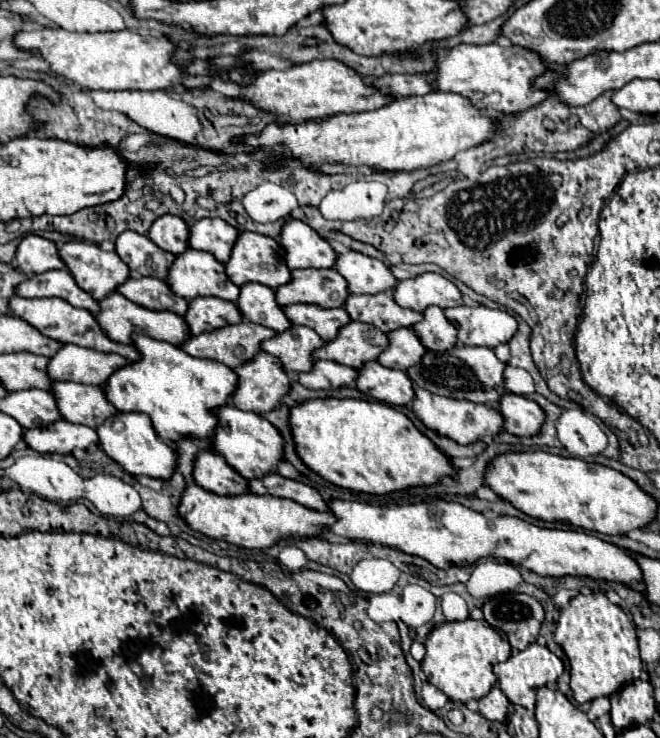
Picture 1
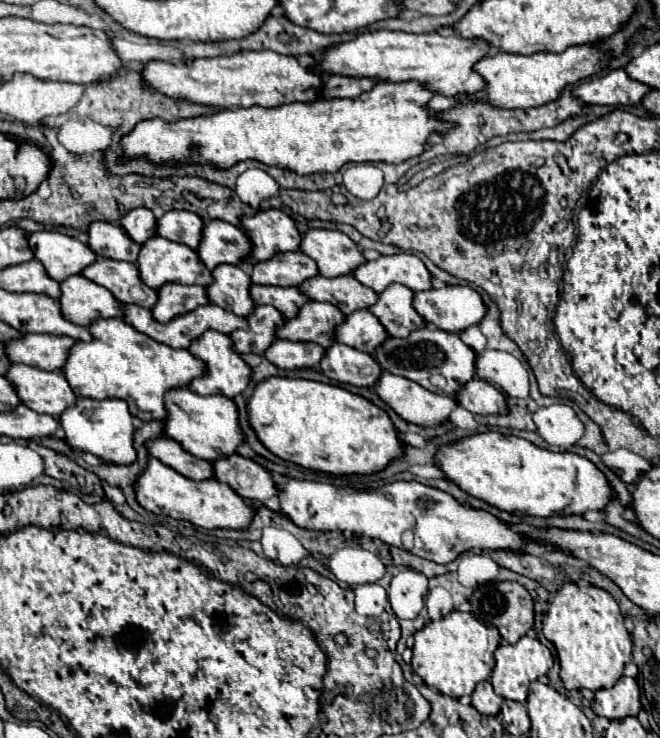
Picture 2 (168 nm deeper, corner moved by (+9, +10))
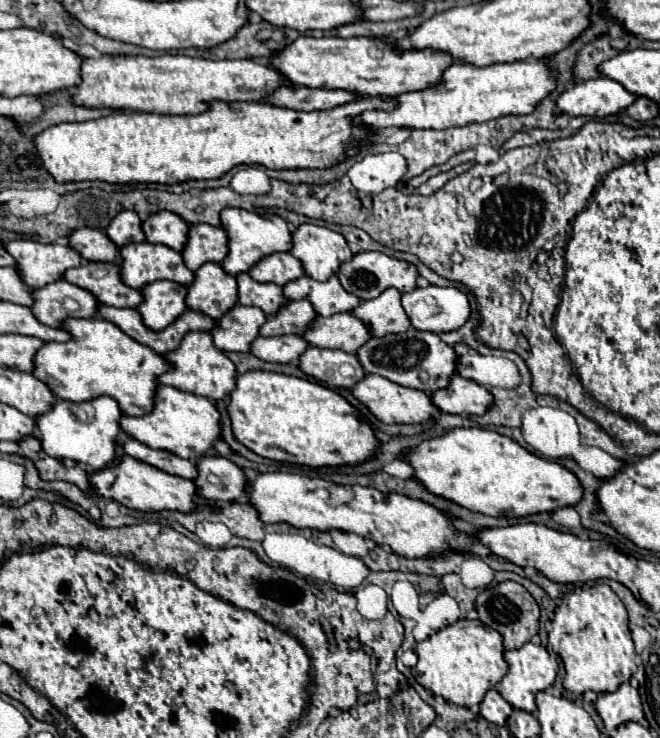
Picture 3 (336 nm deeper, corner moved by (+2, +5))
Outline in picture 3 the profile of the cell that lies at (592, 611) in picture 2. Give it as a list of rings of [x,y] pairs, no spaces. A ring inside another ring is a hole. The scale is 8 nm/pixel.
[[[595,585],[567,593],[555,609],[549,645],[563,659],[567,671],[563,687],[573,693],[615,691],[638,669],[627,611],[609,585]]]

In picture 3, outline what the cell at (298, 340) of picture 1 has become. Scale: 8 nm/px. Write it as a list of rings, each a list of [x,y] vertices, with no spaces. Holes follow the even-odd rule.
[[[237,305],[223,319],[219,319],[219,325],[211,331],[213,341],[221,351],[247,353],[251,343],[259,337],[259,329],[265,321],[267,315],[261,309]]]

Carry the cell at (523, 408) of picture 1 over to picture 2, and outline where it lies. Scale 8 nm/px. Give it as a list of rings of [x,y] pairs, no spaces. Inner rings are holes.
[[[482,378],[470,380],[470,384],[466,384],[466,388],[456,392],[452,398],[472,414],[504,414],[508,410],[504,394]]]

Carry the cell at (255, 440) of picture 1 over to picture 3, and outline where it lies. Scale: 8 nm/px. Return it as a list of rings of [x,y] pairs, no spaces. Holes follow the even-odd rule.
[[[167,385],[157,387],[153,413],[145,415],[145,417],[123,415],[121,427],[125,433],[135,437],[137,441],[141,441],[153,449],[171,451],[177,457],[189,459],[193,463],[197,463],[197,461],[201,461],[201,457],[213,453],[215,439],[221,439],[221,429],[223,429],[221,413],[213,401],[167,387]]]

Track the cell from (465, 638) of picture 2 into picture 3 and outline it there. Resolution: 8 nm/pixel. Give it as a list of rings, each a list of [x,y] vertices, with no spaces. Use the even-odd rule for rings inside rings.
[[[459,619],[457,623],[447,625],[417,643],[415,653],[419,655],[419,663],[415,667],[417,681],[433,695],[441,695],[445,701],[461,707],[477,705],[481,697],[507,673],[507,663],[503,659],[503,637],[481,621]]]

